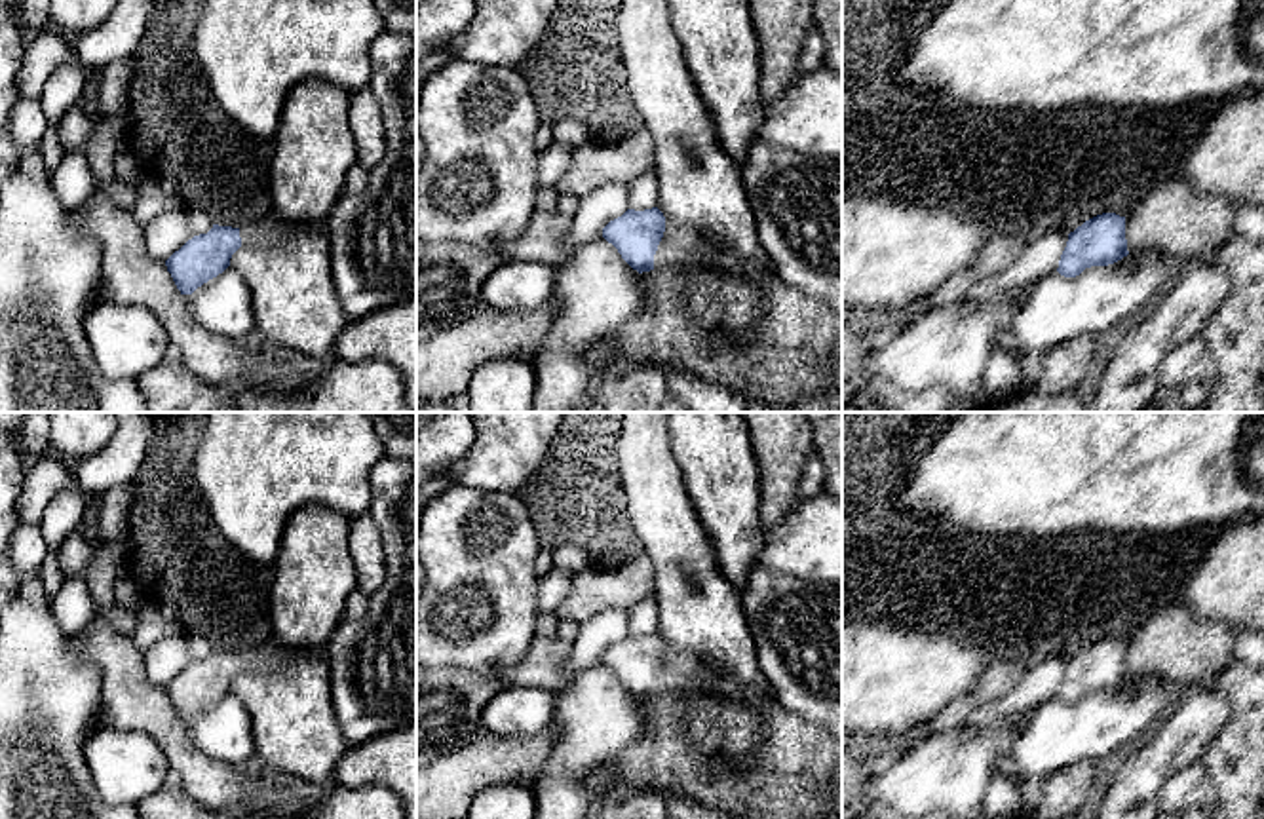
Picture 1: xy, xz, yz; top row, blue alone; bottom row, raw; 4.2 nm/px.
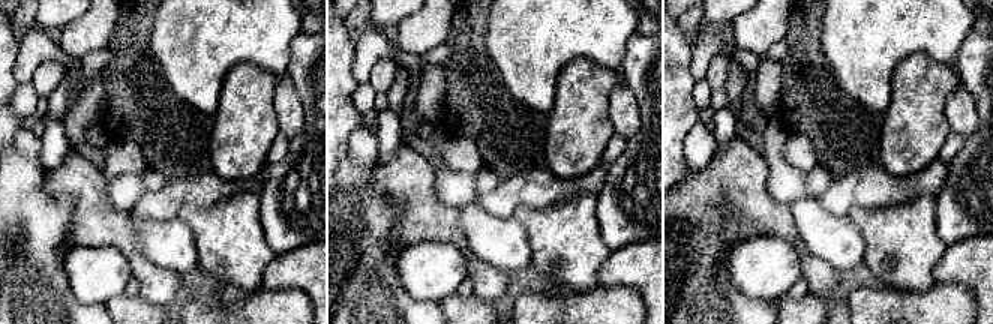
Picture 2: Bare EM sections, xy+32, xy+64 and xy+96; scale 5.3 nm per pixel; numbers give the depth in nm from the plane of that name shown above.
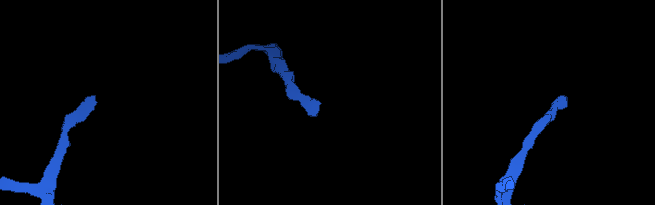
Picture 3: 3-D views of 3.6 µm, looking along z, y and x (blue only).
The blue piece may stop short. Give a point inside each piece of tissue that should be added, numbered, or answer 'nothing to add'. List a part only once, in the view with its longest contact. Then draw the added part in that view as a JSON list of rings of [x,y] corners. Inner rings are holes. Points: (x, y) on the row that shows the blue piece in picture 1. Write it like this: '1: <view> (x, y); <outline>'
1: xz (683, 247); [[[665,230],[654,255],[654,268],[724,268],[743,272],[749,268],[736,253],[713,245],[698,230]]]

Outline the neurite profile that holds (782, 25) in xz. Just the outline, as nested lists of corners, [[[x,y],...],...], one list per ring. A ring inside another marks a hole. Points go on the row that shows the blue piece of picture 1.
[[[747,0],[751,23],[758,40],[758,91],[766,105],[779,101],[798,80],[802,44],[815,27],[814,0]]]

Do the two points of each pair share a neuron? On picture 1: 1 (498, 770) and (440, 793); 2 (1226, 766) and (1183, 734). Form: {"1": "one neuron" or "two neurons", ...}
{"1": "one neuron", "2": "two neurons"}

